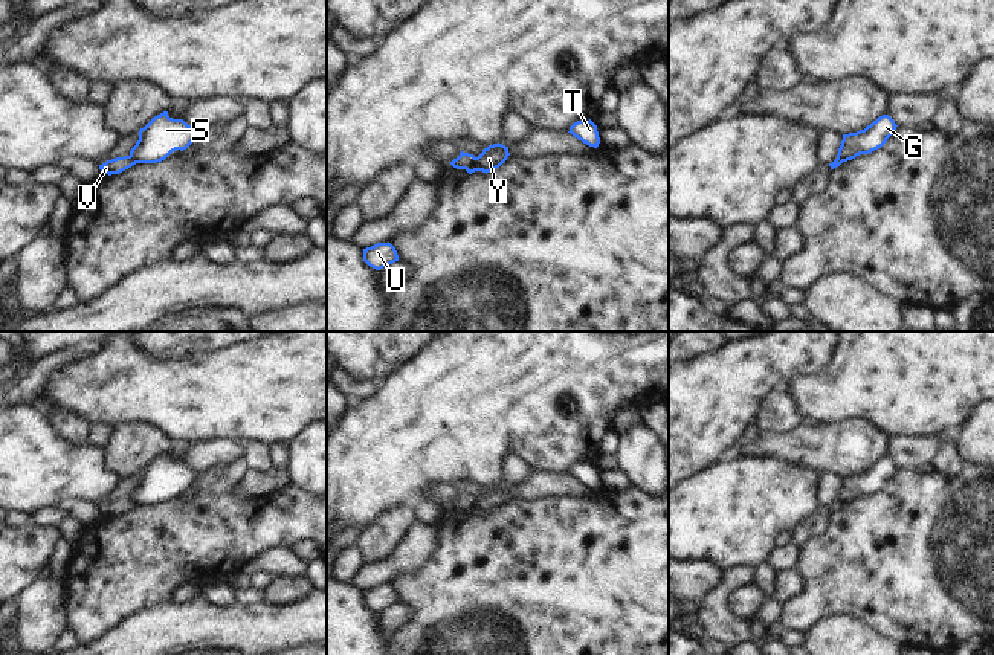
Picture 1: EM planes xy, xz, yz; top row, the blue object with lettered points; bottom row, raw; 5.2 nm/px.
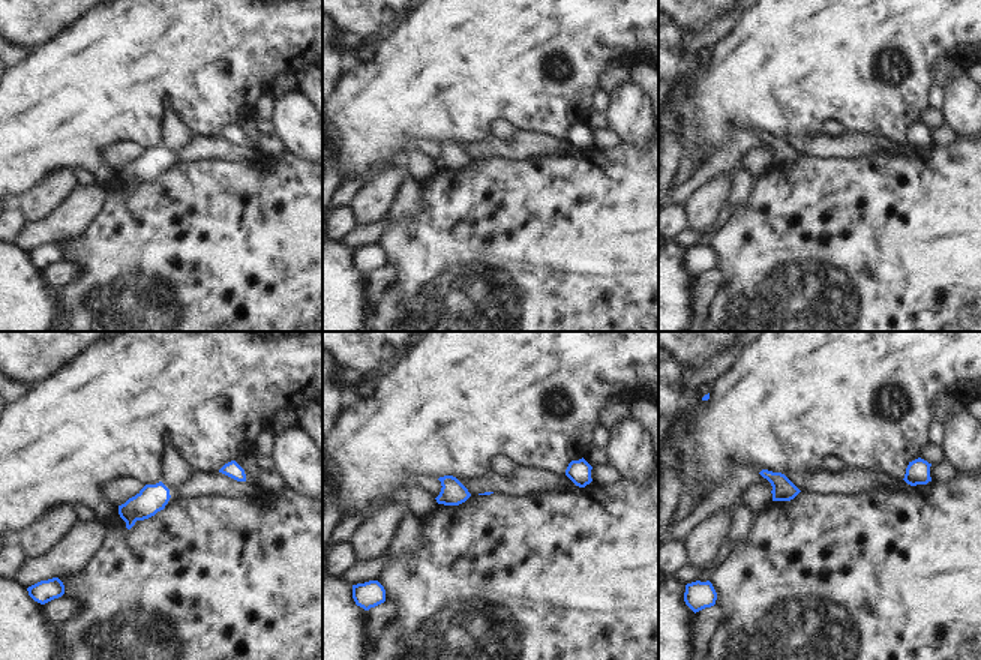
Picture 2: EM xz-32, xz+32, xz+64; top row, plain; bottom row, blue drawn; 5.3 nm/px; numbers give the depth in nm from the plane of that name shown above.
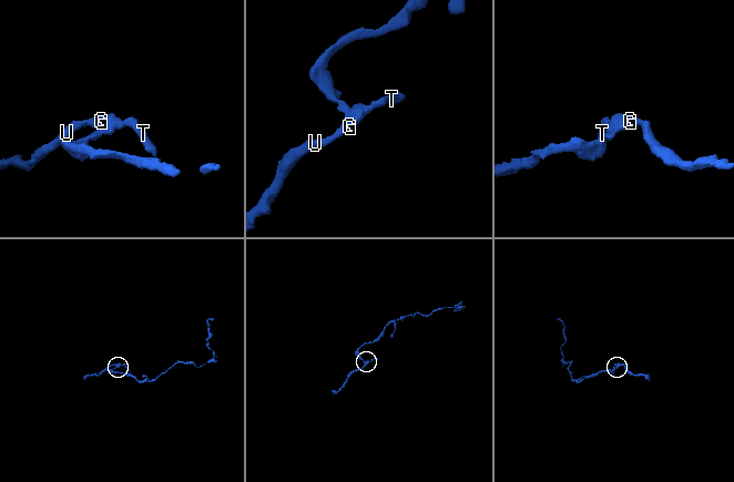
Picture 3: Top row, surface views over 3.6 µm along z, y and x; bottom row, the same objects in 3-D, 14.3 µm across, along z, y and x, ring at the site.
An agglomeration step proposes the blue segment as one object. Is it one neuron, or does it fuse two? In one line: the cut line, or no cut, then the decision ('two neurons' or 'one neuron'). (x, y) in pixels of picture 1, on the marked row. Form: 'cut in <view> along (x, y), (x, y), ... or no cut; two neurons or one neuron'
cut in xz along (475, 158), (466, 170); two neurons

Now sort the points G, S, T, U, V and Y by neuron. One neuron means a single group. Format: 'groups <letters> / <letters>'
groups G S T U Y / V

